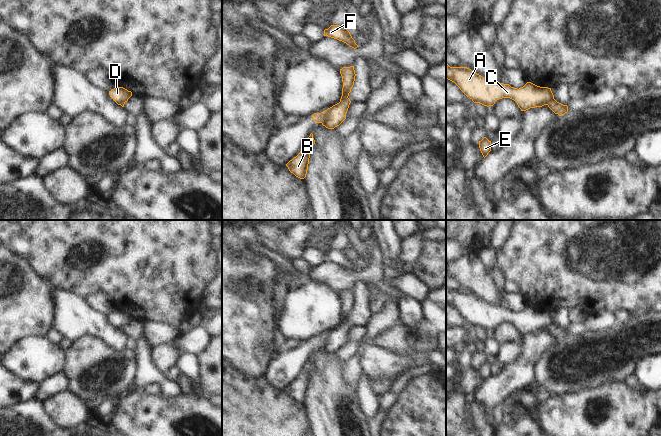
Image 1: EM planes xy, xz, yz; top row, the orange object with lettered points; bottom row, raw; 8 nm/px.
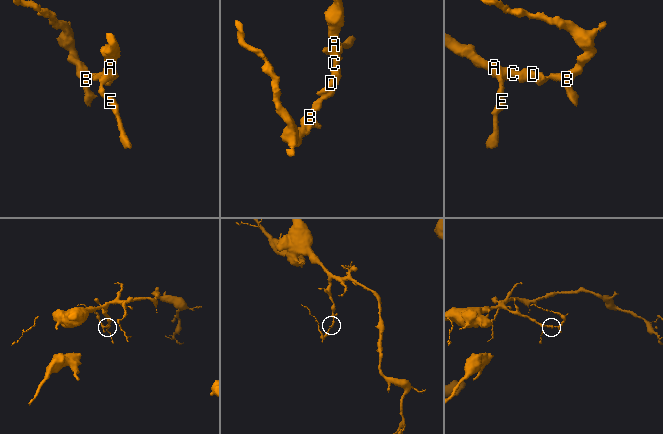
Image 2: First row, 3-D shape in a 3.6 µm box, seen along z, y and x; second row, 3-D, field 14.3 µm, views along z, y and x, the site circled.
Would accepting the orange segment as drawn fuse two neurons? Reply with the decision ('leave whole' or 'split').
split

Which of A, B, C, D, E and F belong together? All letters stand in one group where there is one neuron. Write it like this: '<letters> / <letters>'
A C D E F / B

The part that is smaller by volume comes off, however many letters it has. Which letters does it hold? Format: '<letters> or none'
B

